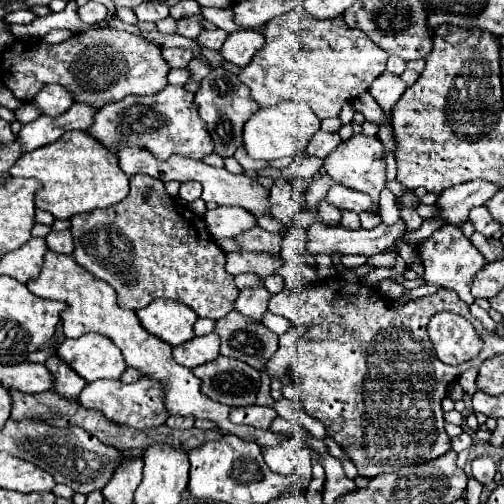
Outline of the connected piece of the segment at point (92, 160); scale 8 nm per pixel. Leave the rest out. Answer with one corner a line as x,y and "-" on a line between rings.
68,131
64,133
58,141
44,145
36,151
24,153
12,167
10,167
10,175
12,177
32,177
36,181
40,181
40,189
36,191
34,203
38,209
52,213
56,219
70,219
76,213
84,213
84,211
92,211
92,209
102,209
102,207
110,207
118,201
122,201
128,195
128,177
120,171
118,167
118,157
114,153
110,153
104,145
96,143
90,135
82,133
82,131

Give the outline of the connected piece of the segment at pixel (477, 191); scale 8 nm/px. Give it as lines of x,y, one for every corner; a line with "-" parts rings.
482,179
450,187
438,195
438,201
434,203
438,213
432,219
446,219
448,225
460,227
468,221
470,209
484,205
498,189
500,187
492,187
492,183
484,183

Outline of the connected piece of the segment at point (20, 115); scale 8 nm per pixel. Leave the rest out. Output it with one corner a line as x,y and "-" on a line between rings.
24,103
24,105
16,111
16,119
22,123
22,125
26,125
27,123
30,123
30,121
34,121
38,115
40,115
40,111
36,111
36,107
34,107
32,103

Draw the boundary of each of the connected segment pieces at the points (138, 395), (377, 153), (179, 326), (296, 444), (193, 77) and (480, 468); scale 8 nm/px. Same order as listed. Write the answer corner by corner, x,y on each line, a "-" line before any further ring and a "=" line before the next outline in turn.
138,379
130,385
122,383
122,381
94,381
88,383
84,387
84,391
80,393
80,405
92,411
100,411
108,421
118,423
118,425
126,425
138,431
144,429
152,429
152,427
160,427
166,423
166,419
170,417
164,411
164,403
160,403
160,385
154,383
152,379
=
352,135
348,141
342,141
326,159
324,159
326,173
340,185
350,187
354,191
362,191
372,197
374,203
378,203
380,192
386,186
386,165
382,161
382,143
378,137
366,137
366,135
=
156,299
136,311
142,327
172,347
182,345
194,337
192,325
198,315
188,307
168,299
=
290,435
280,443
280,447
262,449
266,465
278,475
294,475
298,483
304,487
310,483
312,467
310,467
310,451
306,443
298,435
=
192,59
188,67
190,67
190,69
188,69
188,73
190,73
190,81
196,81
196,83
200,83
200,79
206,77
206,75
210,73
210,67
204,65
204,63
198,61
198,59
=
476,457
472,461
472,477
482,485
490,483
496,475
496,463
490,457

